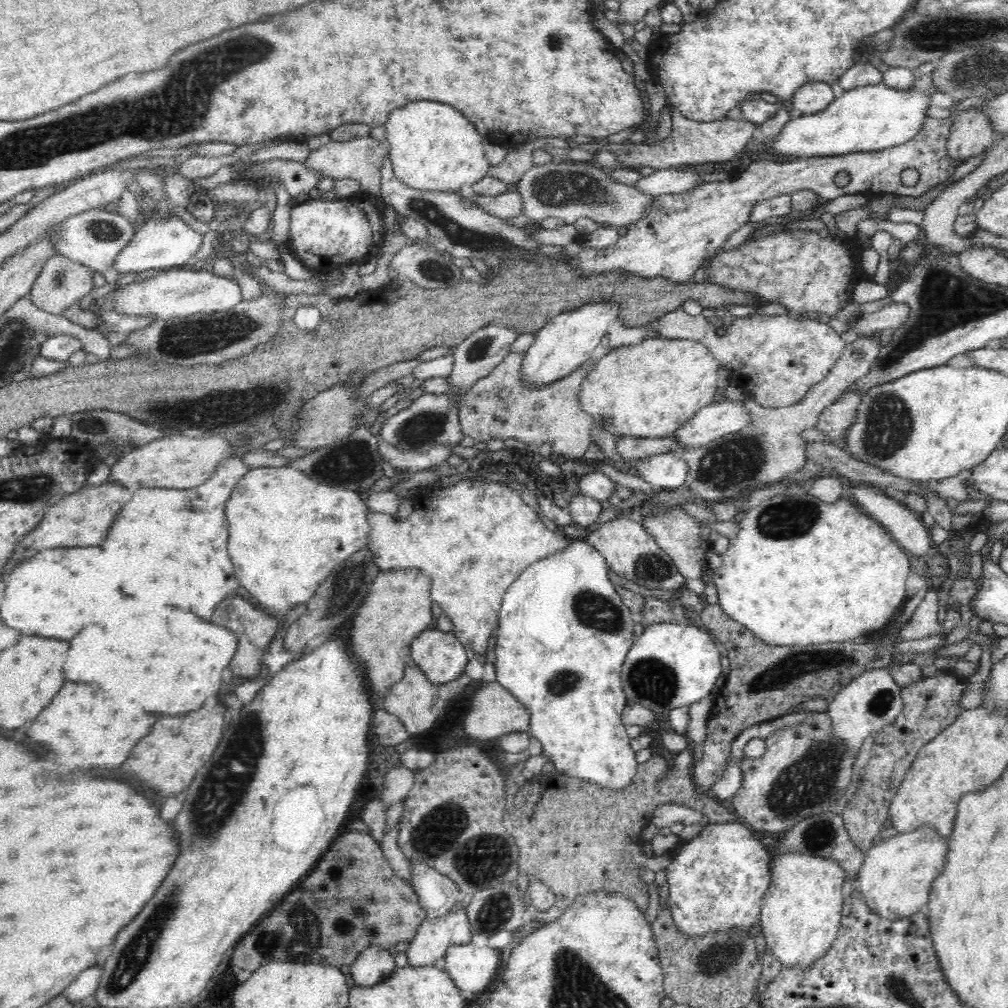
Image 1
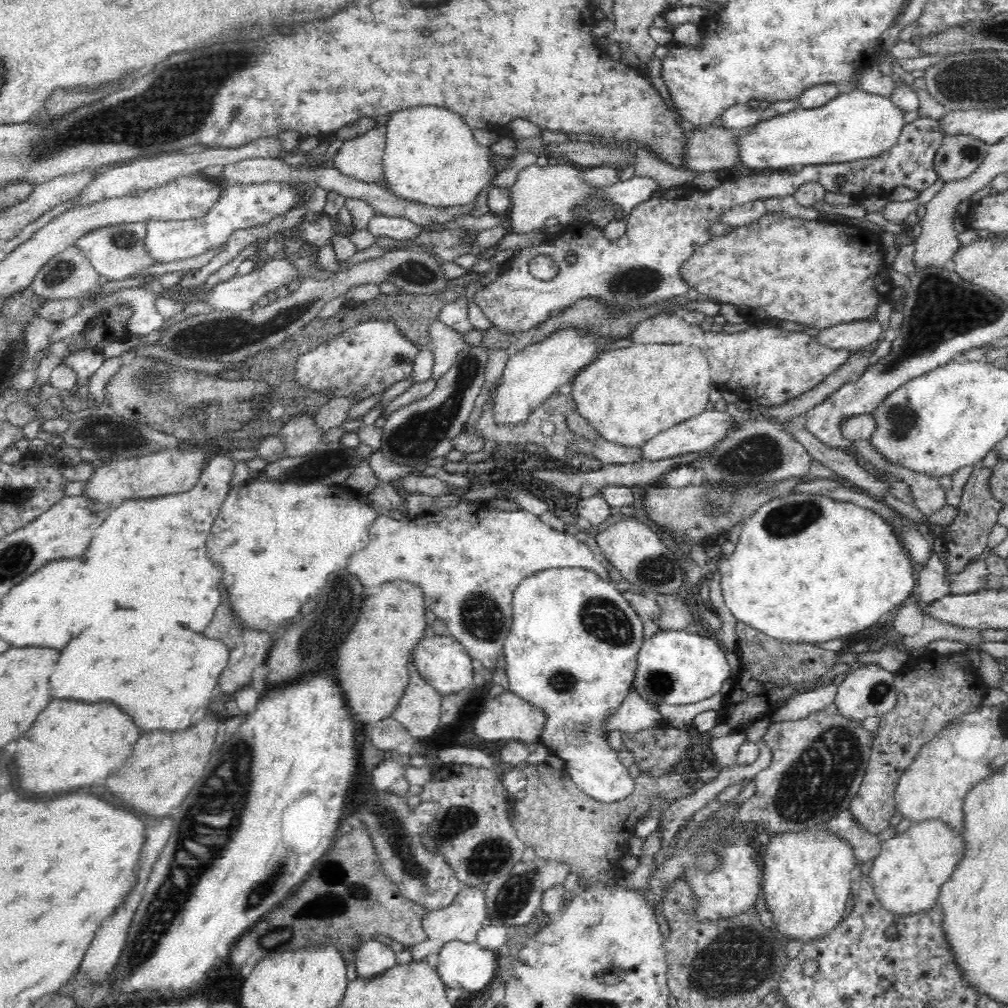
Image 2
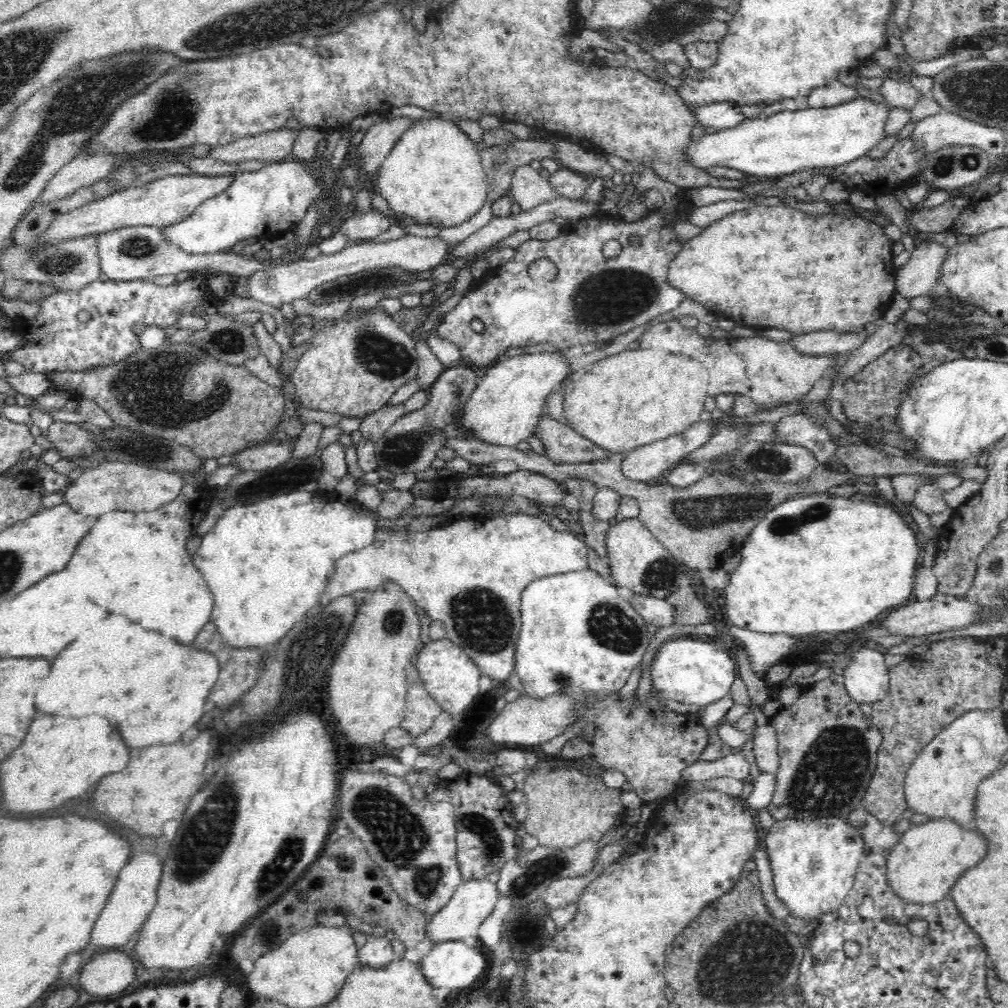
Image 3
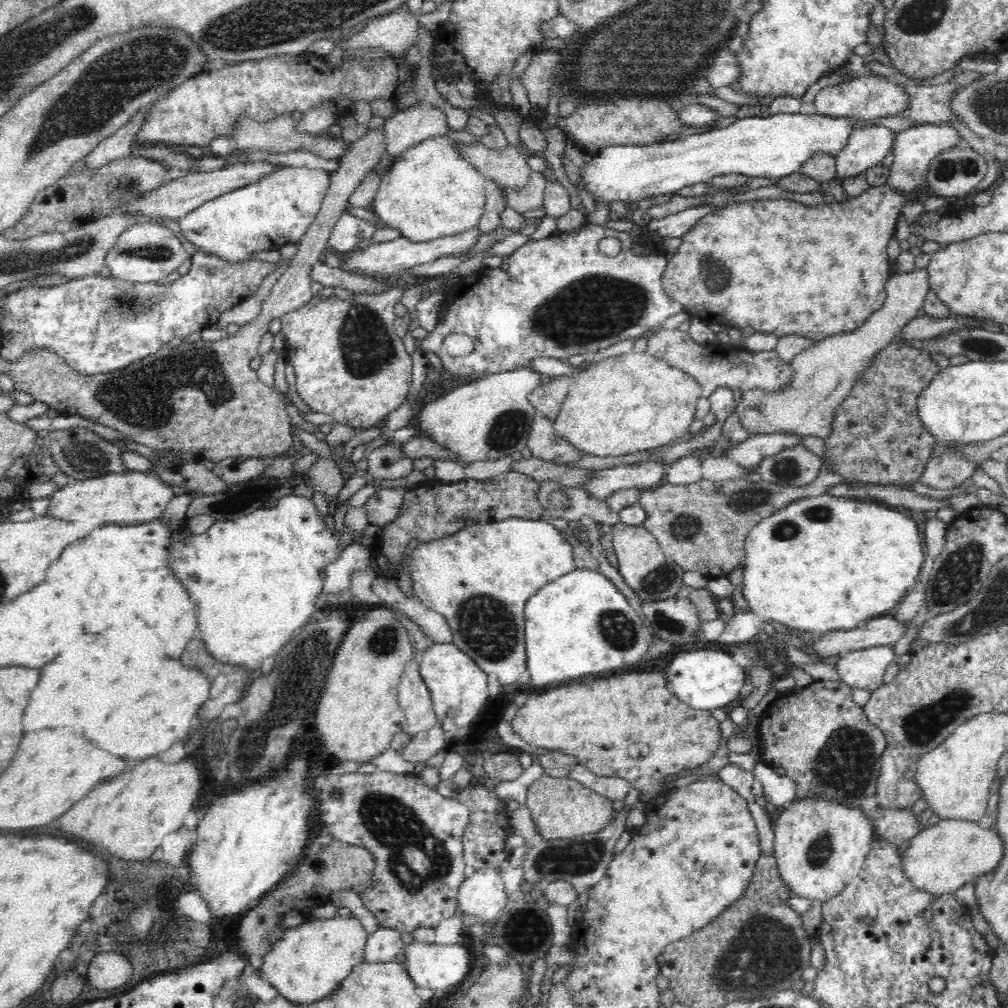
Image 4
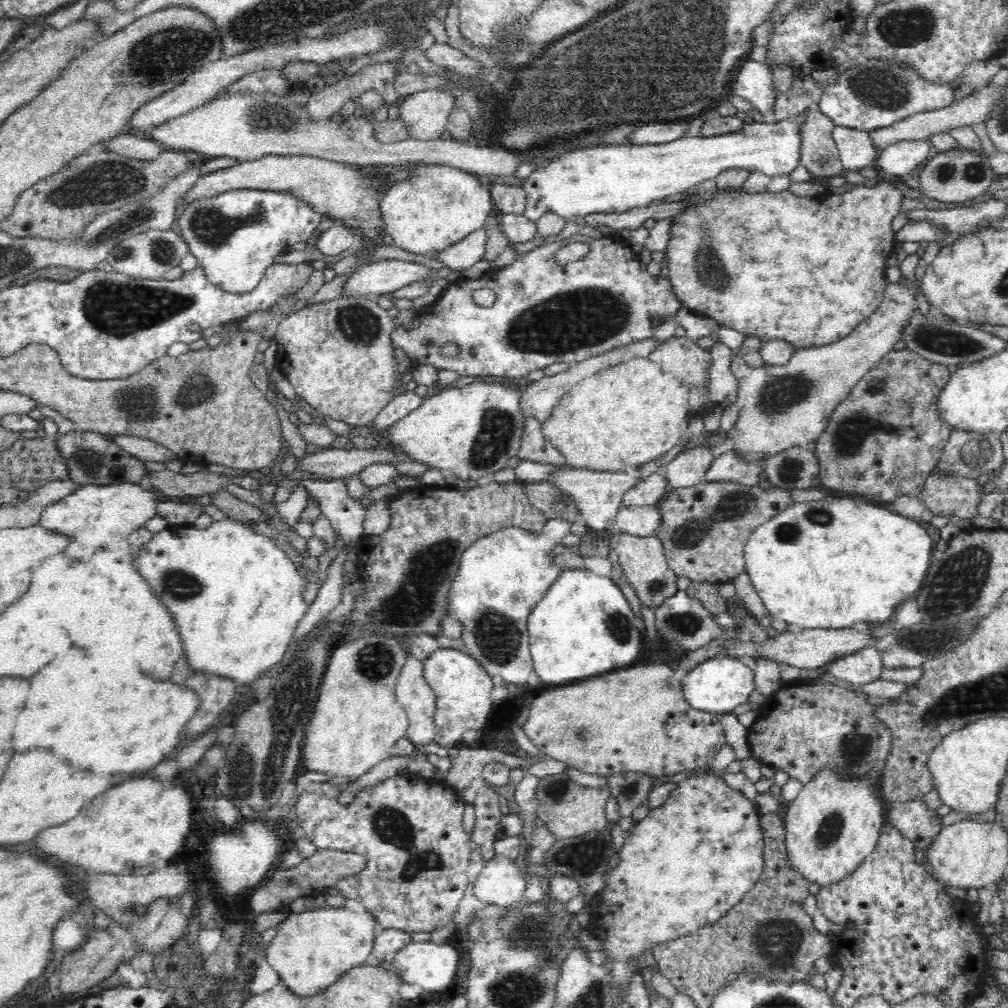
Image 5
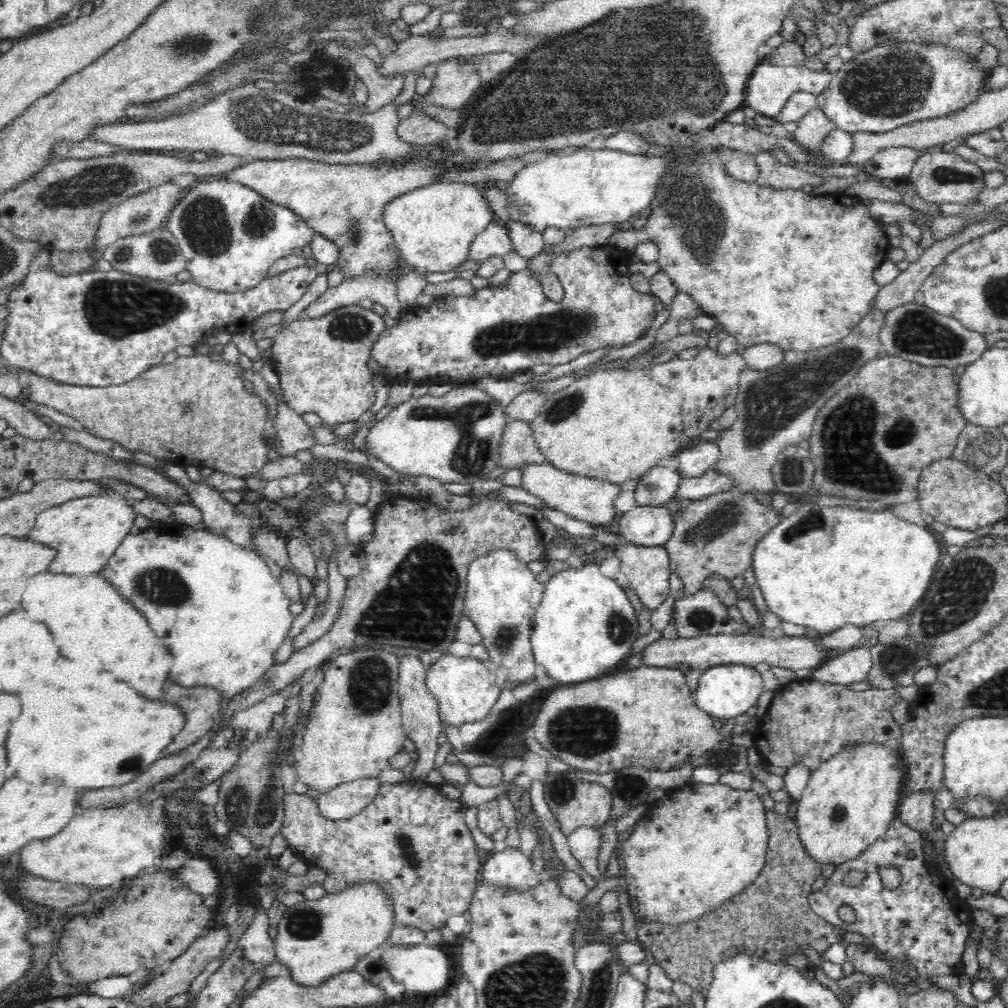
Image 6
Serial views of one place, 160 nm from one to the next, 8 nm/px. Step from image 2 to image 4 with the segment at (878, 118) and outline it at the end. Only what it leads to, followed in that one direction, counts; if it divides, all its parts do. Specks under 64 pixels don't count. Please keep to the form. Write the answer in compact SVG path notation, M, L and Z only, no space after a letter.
M780 113L759 117L749 117L720 129L712 129L693 135L684 136L684 140L673 140L662 143L645 143L644 145L626 144L607 146L598 150L598 156L594 156L582 170L584 184L588 186L590 195L600 198L604 202L636 202L648 196L658 196L658 194L668 194L676 192L684 186L690 186L697 182L710 183L716 176L728 174L728 172L738 172L749 177L782 178L793 172L801 170L804 162L810 158L814 152L823 152L838 156L838 152L848 144L852 132L856 128L866 128L866 126L883 126L892 130L895 134L904 131L905 128L920 125L898 116L889 116L880 121L848 121L848 119L830 118L820 114L788 114Z

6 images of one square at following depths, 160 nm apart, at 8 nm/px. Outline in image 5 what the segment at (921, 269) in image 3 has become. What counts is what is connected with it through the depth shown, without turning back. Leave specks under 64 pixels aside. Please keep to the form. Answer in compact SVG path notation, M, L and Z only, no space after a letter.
M889 282L882 304L839 341L796 349L783 365L748 368L742 356L734 355L731 371L738 378L735 405L740 414L734 428L727 432L735 440L733 451L742 461L760 465L784 450L814 442L824 432L836 406L894 348L901 328L917 309L918 300L906 285Z

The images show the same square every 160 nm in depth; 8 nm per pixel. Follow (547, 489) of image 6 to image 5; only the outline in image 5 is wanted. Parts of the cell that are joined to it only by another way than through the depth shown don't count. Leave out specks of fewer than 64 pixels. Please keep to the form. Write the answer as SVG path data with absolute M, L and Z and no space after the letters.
M566 466L554 468L554 472L548 478L551 484L572 497L578 508L580 518L583 518L592 530L603 530L614 523L616 514L623 506L621 502L624 494L643 480L634 470L624 473L609 473L594 469L566 469Z

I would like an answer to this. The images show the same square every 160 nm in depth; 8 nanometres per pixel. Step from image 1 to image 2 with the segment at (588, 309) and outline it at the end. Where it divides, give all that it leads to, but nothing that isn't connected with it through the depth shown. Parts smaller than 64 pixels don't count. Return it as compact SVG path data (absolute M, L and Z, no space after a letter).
M560 329L508 358L508 364L502 372L502 380L496 392L491 420L495 424L509 428L524 424L534 410L558 392L560 386L568 383L581 369L596 360L601 347L595 341L584 342L584 338L590 338L590 335L582 333L580 329Z

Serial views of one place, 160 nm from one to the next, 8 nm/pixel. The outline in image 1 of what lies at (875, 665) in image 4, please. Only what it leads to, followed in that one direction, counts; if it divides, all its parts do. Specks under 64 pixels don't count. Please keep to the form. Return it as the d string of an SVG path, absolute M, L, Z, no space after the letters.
M876 668L864 671L864 674L858 675L848 683L848 686L836 694L832 704L828 704L826 712L831 717L833 728L835 728L834 735L844 739L844 743L850 747L860 747L862 742L868 738L868 736L875 737L880 733L889 723L894 722L896 717L903 709L904 701L902 700L901 687L896 684L895 678L892 673L888 671L888 668Z

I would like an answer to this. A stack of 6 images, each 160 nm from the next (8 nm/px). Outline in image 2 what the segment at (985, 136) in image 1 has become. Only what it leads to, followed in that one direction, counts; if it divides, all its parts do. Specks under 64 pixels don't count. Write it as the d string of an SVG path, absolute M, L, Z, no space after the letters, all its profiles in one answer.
M946 135L936 150L933 170L944 182L962 181L979 168L988 151L989 144L972 135Z

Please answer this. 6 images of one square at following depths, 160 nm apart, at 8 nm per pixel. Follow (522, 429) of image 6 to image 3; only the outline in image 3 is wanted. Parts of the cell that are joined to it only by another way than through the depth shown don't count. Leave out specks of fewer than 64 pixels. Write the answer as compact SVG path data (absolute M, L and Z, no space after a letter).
M544 415L537 424L536 436L544 444L546 456L556 463L581 464L606 459L609 454L564 422Z

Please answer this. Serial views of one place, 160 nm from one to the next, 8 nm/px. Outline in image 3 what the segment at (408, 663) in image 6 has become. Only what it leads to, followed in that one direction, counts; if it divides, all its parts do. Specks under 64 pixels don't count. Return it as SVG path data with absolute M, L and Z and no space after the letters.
M414 663L407 666L405 675L405 717L400 722L400 727L406 729L413 737L417 737L434 725L435 718L442 709L425 689Z

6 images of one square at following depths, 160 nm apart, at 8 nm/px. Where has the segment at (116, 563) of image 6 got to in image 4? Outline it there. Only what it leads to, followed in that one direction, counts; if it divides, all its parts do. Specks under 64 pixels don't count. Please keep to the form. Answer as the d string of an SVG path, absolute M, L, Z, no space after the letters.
M288 488L277 494L277 503L272 508L263 508L260 505L255 506L246 515L238 514L230 520L215 521L204 534L194 534L192 538L176 540L174 544L170 543L168 546L168 551L170 551L170 554L168 554L168 567L172 569L172 572L176 572L178 579L182 580L182 584L186 586L184 588L185 594L192 596L189 600L196 603L196 609L198 609L196 618L198 618L198 628L200 628L197 640L203 642L205 652L208 652L209 656L212 656L213 660L216 660L219 664L246 668L248 672L260 668L264 658L274 657L276 653L279 653L286 642L290 641L292 636L310 621L310 616L316 611L318 596L323 591L323 570L328 566L328 563L334 562L341 555L340 546L338 545L340 544L340 533L338 521L335 523L329 522L327 517L320 515L312 499L308 499L306 496L294 495Z

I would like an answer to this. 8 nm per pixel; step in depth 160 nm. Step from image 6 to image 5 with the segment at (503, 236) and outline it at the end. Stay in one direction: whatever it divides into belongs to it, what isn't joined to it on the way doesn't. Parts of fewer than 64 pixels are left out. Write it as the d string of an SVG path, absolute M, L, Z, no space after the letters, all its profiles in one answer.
M479 228L435 258L453 271L470 268L470 266L474 266L474 264L484 259L486 239L485 228Z

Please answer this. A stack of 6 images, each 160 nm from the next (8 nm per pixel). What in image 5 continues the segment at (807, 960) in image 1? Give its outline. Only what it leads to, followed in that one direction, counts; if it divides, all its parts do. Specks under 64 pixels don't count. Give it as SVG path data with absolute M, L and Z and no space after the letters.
M825 767L824 770L820 770L816 773L816 776L810 780L808 784L803 786L803 789L799 792L798 796L791 802L790 806L784 814L784 822L786 825L786 845L787 854L789 855L791 867L803 874L803 877L812 884L818 884L818 886L828 886L829 883L837 882L838 879L844 878L850 871L856 870L856 867L860 866L860 863L876 848L879 836L884 826L884 804L878 796L878 792L874 790L874 780L867 778L869 774L862 775L861 777L848 777L848 775L842 775L838 769L832 769L832 767Z

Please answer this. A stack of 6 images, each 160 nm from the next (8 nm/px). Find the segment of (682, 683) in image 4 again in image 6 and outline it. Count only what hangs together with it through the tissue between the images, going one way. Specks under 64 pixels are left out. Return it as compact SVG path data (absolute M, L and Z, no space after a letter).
M720 665L706 669L699 678L697 690L693 693L695 705L716 719L722 721L736 717L757 703L762 692L762 676L748 665Z

